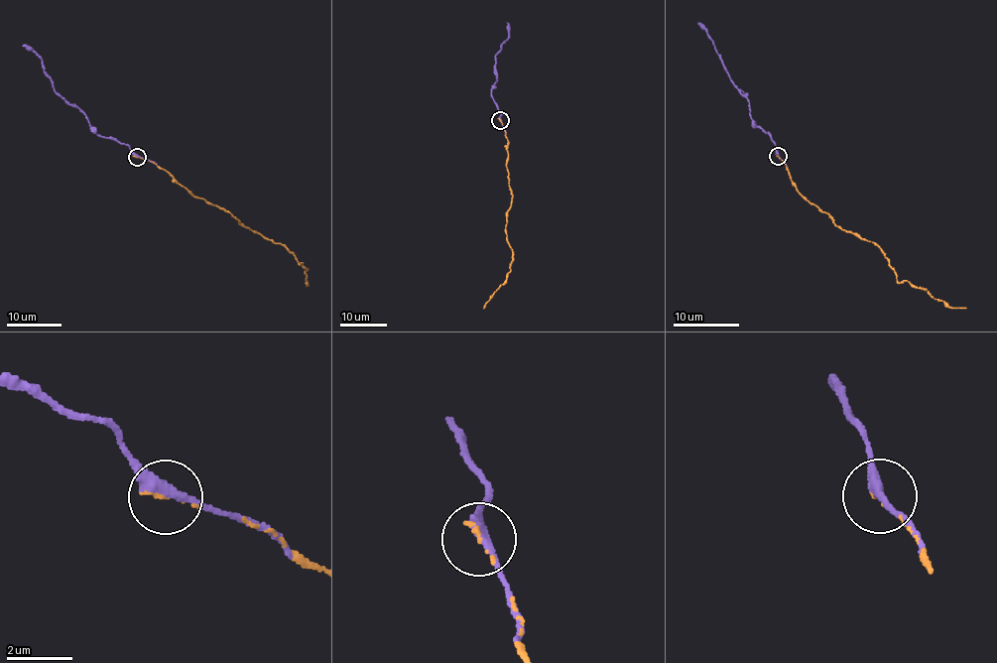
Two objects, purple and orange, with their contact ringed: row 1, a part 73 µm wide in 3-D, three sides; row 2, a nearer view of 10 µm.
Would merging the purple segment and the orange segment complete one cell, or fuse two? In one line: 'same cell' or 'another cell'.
same cell

